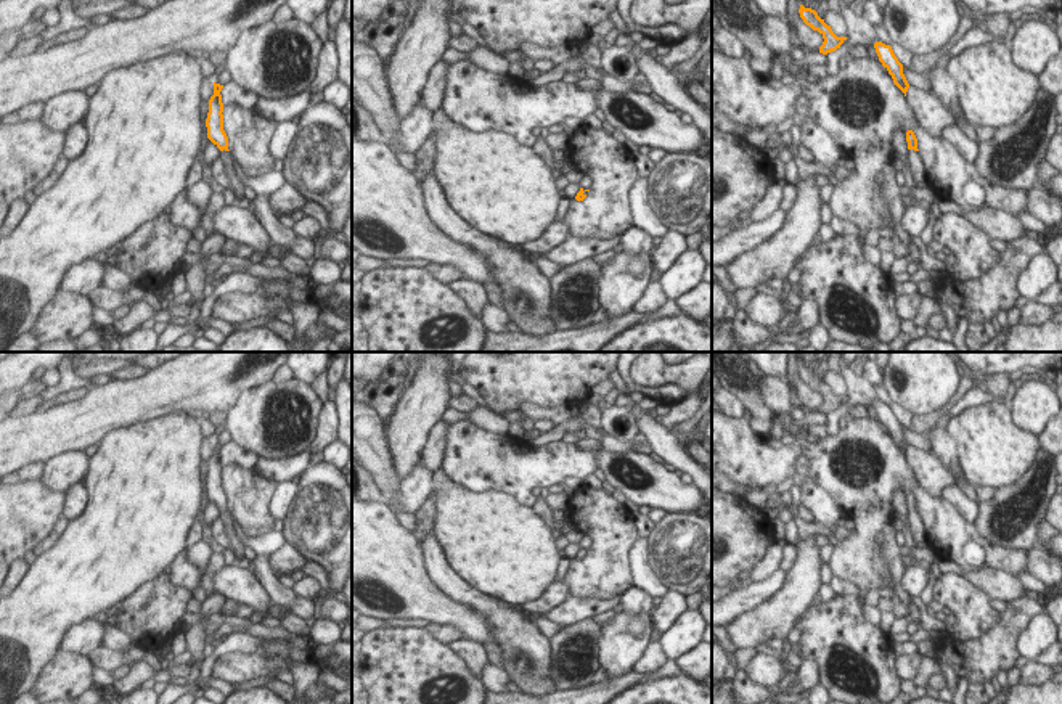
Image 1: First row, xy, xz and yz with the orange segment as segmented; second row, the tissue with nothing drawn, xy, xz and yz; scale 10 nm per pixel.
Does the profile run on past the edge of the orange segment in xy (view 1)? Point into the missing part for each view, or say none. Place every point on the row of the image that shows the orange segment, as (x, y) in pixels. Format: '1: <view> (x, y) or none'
1: xy (227, 156)

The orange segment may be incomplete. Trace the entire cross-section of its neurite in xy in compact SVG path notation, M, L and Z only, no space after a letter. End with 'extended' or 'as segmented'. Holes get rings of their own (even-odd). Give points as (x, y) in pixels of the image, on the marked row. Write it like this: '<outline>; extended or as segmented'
M214 82L214 95L209 100L209 113L206 119L207 127L207 138L220 149L222 161L225 164L227 177L231 180L235 190L233 193L238 194L244 191L244 185L236 178L235 166L233 166L233 154L228 149L228 137L223 130L223 103L222 103L222 92L223 85Z; extended

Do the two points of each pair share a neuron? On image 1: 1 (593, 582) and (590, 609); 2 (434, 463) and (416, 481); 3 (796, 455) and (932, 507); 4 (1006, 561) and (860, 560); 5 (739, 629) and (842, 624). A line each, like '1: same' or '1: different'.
1: different
2: different
3: same
4: same
5: different

